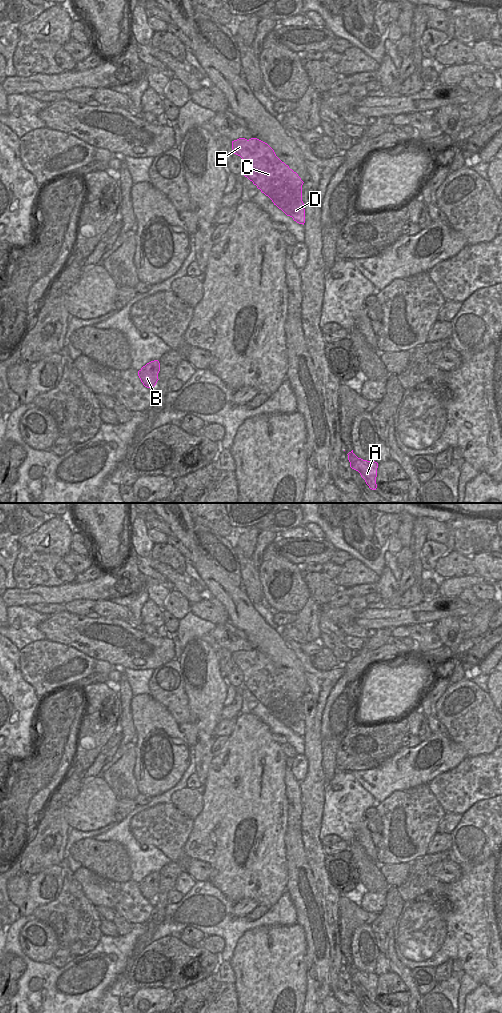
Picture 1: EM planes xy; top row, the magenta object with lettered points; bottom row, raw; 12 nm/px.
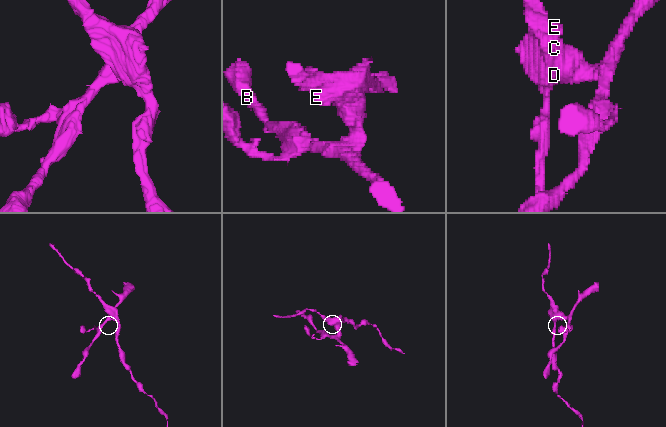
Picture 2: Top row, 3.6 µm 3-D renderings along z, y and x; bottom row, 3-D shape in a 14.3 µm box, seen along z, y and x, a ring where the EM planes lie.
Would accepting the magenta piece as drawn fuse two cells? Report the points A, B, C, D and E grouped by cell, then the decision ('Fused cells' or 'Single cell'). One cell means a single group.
Groups: A C D E / B. Fused cells

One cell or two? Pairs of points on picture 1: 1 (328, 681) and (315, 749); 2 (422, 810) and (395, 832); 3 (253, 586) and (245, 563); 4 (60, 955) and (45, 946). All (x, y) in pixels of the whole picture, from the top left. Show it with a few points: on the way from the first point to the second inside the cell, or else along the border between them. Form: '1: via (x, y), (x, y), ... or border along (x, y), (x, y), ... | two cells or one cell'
1: via (320, 698), (320, 703), (313, 710), (313, 732) | one cell
2: via (415, 816), (402, 829) | one cell
3: via (250, 580), (248, 569) | one cell
4: border along (59, 946), (49, 960) | two cells

